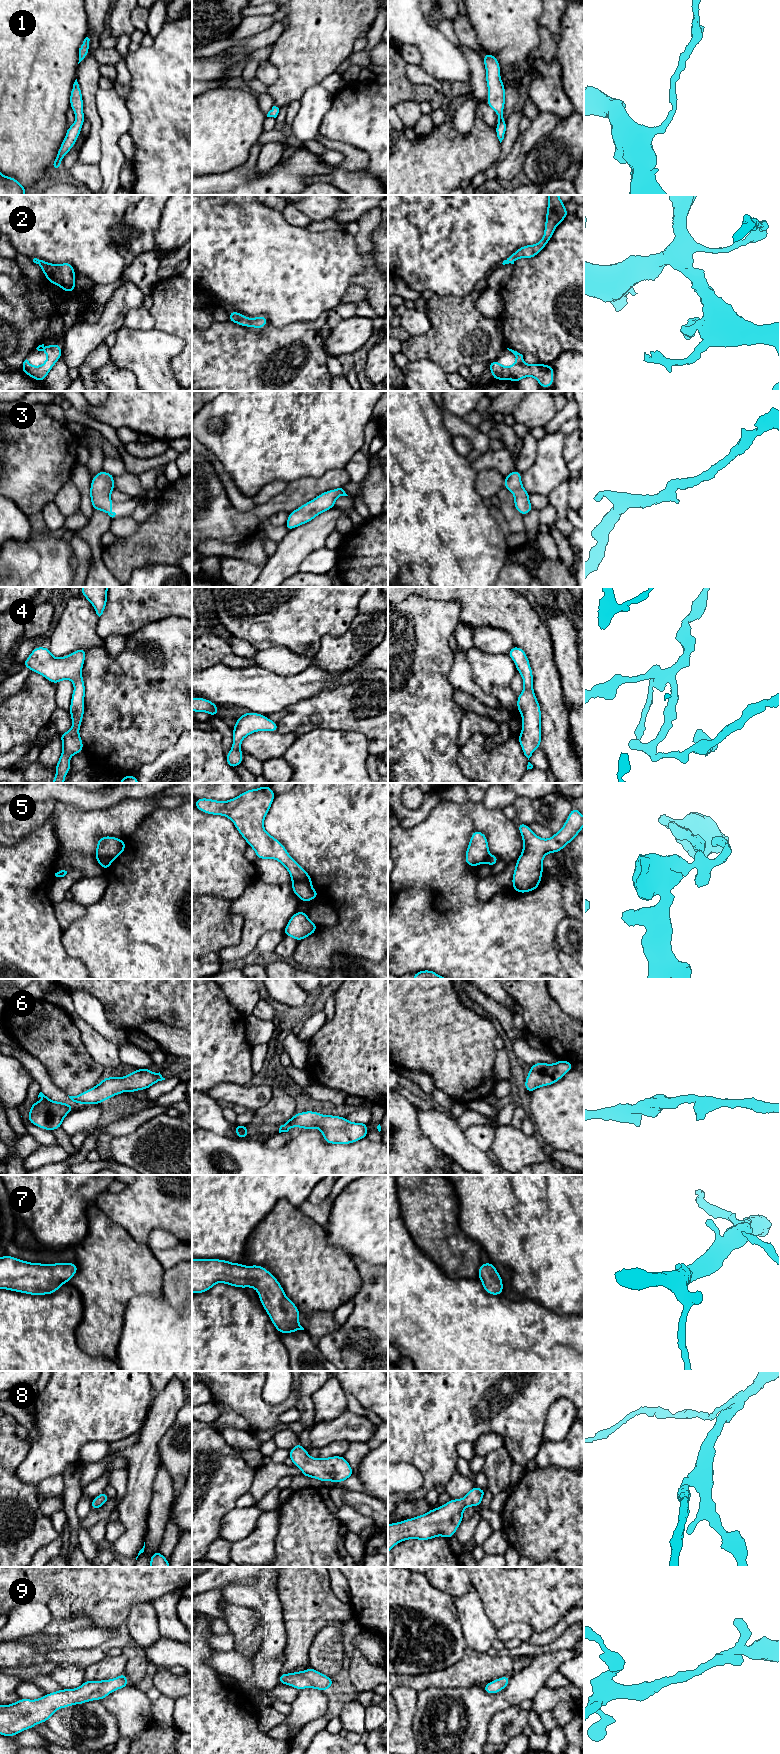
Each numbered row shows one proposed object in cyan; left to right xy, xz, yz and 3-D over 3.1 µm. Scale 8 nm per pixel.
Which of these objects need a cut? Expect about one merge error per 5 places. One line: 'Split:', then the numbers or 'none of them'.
Split: 5

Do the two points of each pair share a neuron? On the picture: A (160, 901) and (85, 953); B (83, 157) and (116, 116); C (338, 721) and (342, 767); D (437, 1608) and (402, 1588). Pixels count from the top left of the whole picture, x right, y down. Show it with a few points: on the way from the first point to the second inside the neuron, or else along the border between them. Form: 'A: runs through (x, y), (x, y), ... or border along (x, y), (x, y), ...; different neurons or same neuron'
A: runs through (141, 920), (121, 940), (104, 940); same neuron
B: border along (99, 113), (101, 121), (101, 159), (99, 161); different neurons
C: border along (315, 730), (345, 729), (356, 730), (362, 733); different neurons
D: runs through (428, 1608), (422, 1608), (411, 1597); same neuron

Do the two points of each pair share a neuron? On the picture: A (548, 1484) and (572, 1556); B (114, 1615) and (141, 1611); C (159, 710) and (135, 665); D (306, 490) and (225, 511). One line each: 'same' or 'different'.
A: same
B: different
C: same
D: same

